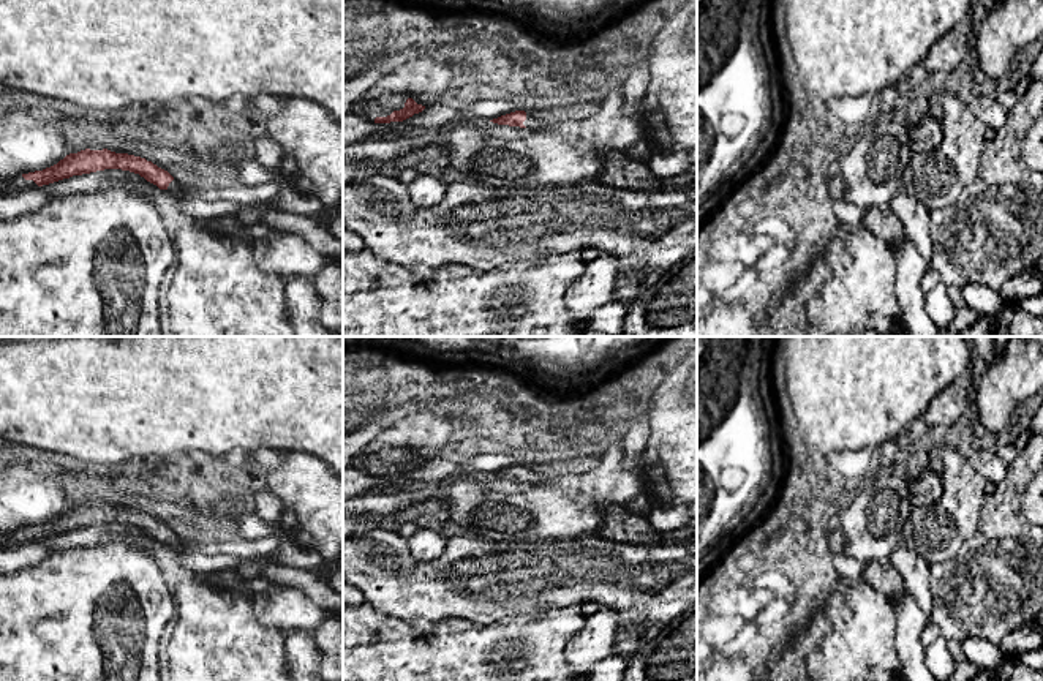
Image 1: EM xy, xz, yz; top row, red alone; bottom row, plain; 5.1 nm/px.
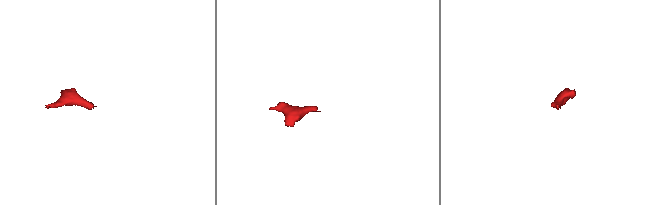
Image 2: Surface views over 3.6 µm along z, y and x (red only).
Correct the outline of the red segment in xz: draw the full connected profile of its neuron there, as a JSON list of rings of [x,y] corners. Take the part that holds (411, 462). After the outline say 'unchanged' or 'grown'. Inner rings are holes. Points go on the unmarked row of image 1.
[[[384,447],[376,457],[362,458],[357,455],[352,466],[373,474],[375,477],[403,476],[419,468],[425,460],[417,458],[409,449]]]; grown

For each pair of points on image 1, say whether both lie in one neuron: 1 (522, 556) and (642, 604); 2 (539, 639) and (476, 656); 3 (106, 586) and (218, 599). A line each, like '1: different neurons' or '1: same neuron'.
1: same neuron
2: same neuron
3: different neurons

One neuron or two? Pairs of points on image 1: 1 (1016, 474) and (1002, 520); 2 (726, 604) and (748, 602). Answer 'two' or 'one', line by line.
1: one
2: one

